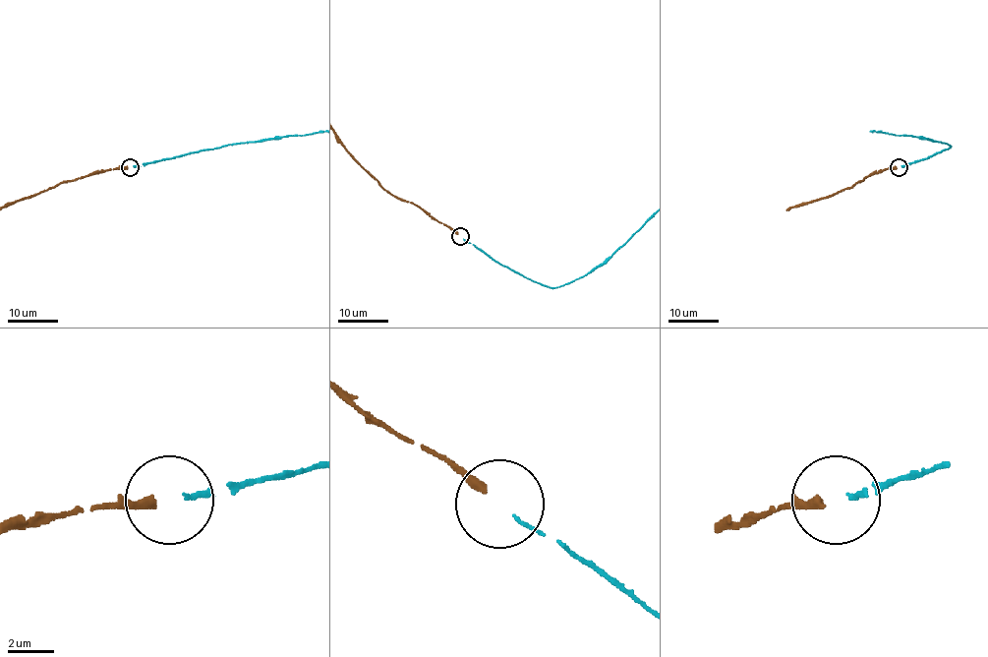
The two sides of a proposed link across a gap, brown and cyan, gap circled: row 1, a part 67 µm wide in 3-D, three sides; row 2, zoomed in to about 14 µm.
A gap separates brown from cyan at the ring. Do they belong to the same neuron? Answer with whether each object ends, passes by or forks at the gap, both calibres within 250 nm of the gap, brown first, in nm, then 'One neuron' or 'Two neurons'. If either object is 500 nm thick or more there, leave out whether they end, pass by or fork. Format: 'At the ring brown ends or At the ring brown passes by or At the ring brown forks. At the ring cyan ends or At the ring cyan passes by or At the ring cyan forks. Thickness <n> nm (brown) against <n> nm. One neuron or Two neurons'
At the ring brown ends. At the ring cyan ends. Thickness 360 nm (brown) against 150 nm. One neuron

